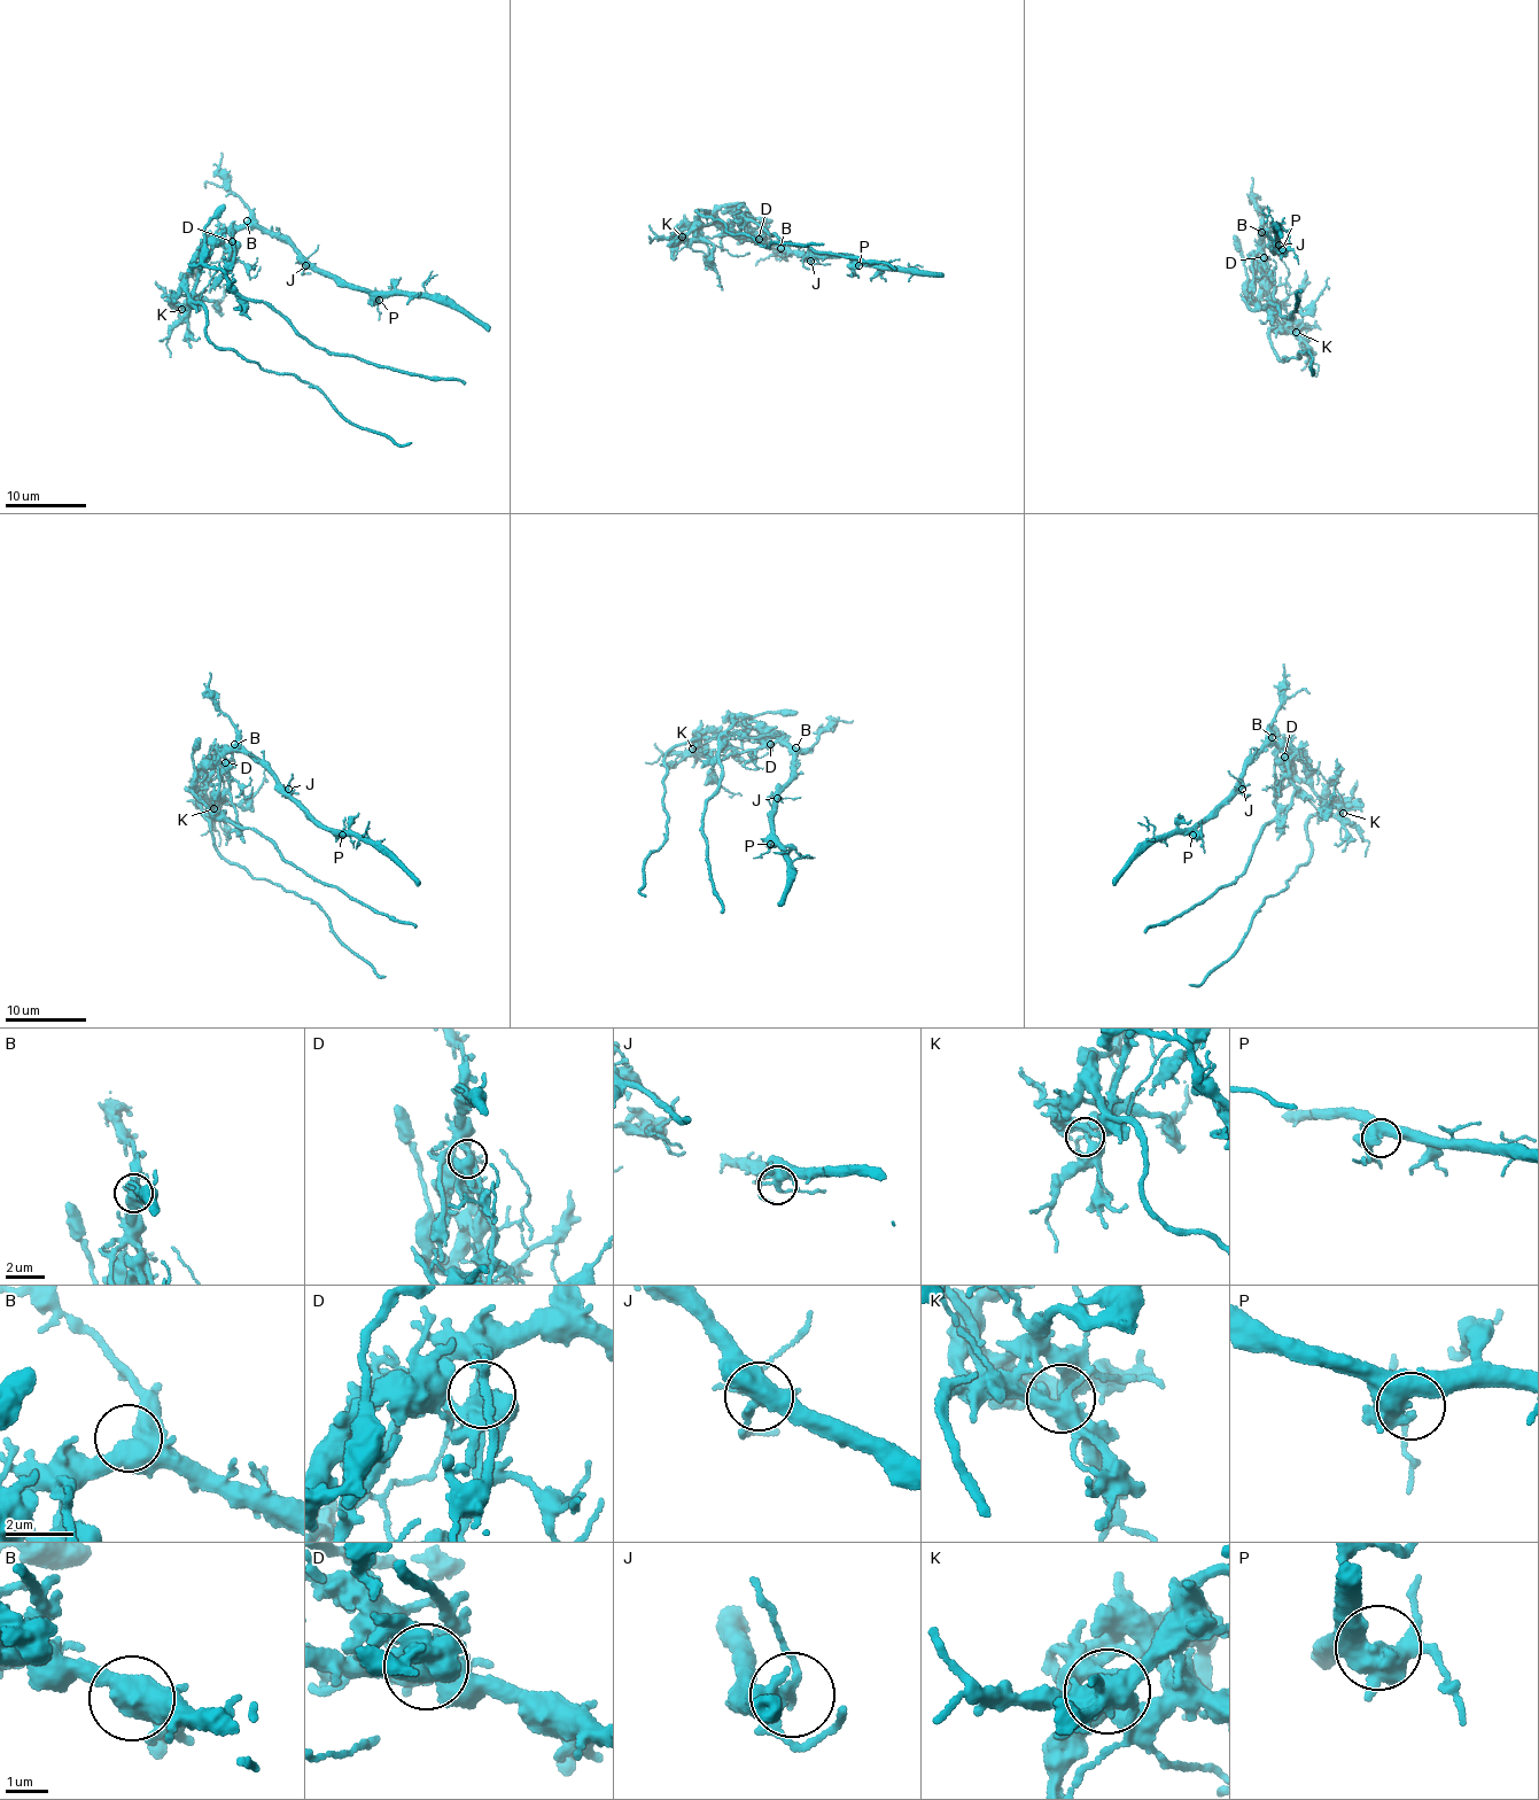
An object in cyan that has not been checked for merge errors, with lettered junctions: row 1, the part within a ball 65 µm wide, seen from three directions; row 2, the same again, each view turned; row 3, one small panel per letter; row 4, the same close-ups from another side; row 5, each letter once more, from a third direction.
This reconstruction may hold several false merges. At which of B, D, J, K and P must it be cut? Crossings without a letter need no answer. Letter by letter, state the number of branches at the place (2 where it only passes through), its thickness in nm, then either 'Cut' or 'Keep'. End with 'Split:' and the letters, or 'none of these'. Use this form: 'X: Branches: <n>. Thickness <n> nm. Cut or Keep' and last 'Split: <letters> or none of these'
B: Branches: 4. Thickness 500 nm. Keep
D: Branches: 5. Thickness 480 nm. Cut
J: Branches: 6. Thickness 360 nm. Keep
K: Branches: 5. Thickness 320 nm. Cut
P: Branches: 5. Thickness 420 nm. Keep
Split: D, K

